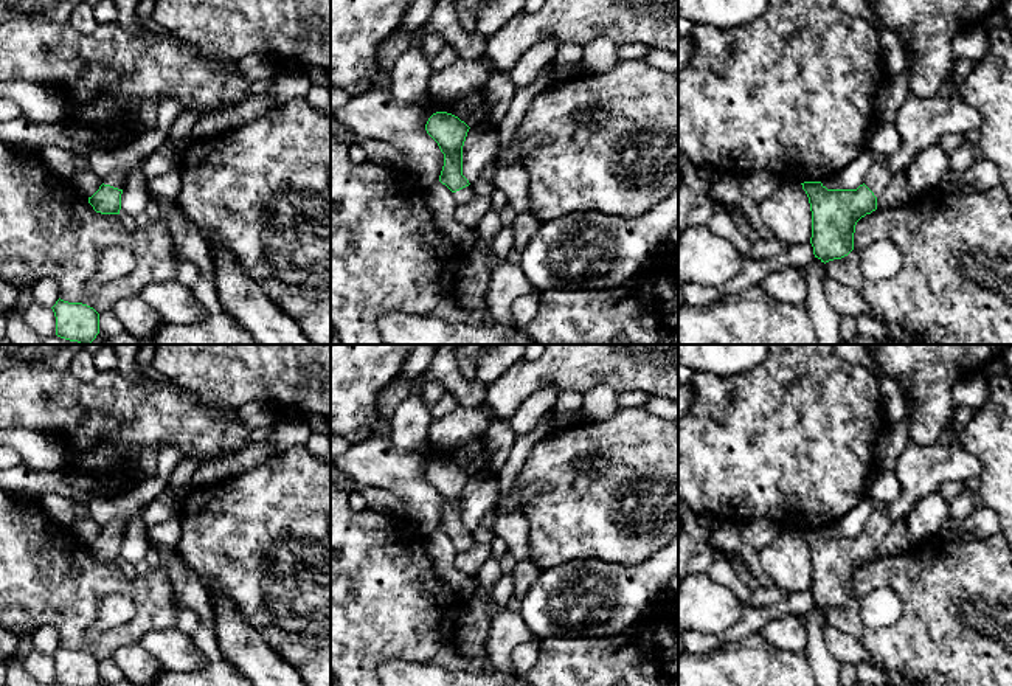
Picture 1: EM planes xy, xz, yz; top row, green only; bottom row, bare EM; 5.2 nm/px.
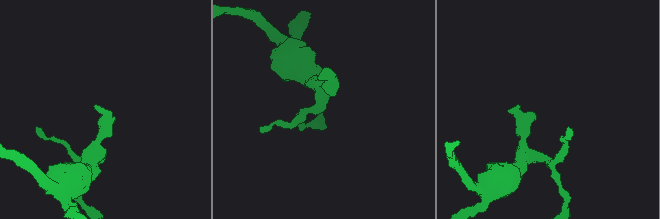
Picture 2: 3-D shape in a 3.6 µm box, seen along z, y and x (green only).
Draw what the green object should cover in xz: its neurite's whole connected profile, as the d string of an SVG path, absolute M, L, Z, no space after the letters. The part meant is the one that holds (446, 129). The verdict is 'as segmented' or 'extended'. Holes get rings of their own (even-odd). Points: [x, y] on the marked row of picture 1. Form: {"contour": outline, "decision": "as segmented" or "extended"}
{"contour": "M447 112L433 113L425 124L427 133L444 154L439 182L453 192L456 205L475 197L469 180L463 175L463 146L469 129L464 121Z", "decision": "extended"}

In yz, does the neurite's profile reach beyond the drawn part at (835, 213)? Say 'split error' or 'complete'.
split error

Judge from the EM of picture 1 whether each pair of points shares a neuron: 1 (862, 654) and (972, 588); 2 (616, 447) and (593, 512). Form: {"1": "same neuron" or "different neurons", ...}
{"1": "different neurons", "2": "same neuron"}

